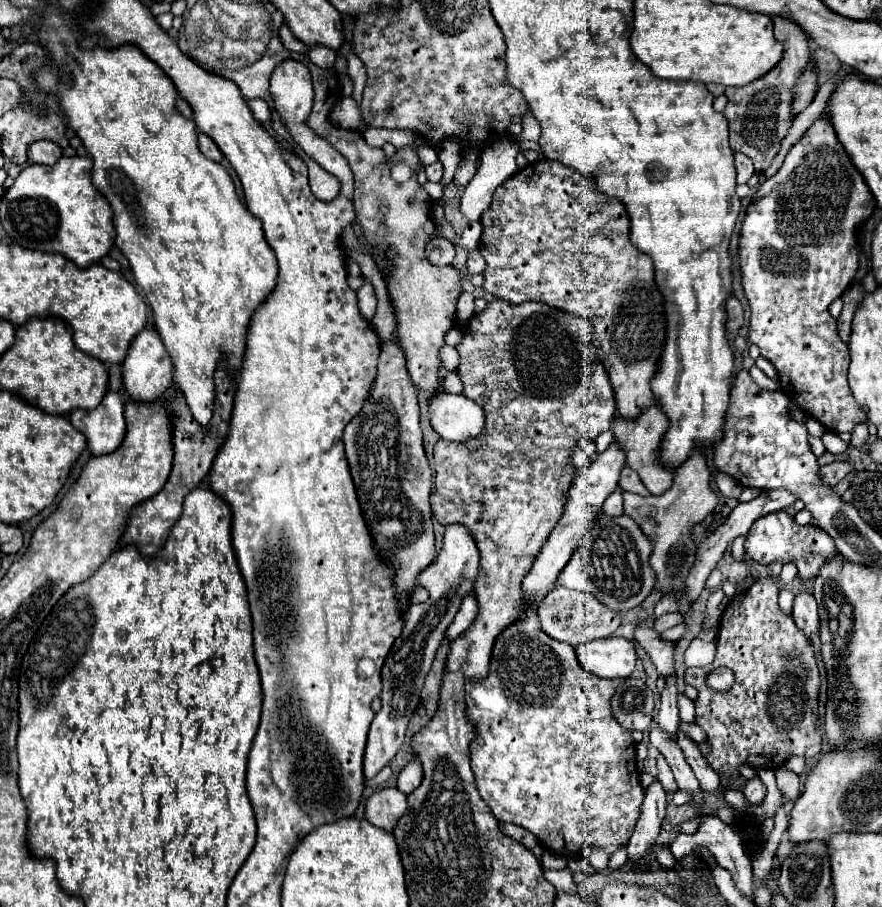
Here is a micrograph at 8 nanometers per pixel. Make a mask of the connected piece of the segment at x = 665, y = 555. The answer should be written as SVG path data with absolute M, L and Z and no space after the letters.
M701 447L693 449L689 459L681 463L675 471L675 481L669 491L663 495L649 495L641 497L635 493L623 493L625 499L625 515L637 521L637 525L643 529L643 533L653 543L651 553L651 567L657 573L657 587L663 593L677 591L679 597L679 613L687 615L691 611L691 605L683 597L683 581L689 573L689 569L695 563L695 539L693 539L693 527L701 523L707 515L711 515L719 503L717 493L709 487L709 467L707 457Z

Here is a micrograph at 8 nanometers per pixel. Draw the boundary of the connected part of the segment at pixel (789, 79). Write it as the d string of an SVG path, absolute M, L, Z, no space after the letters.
M773 19L773 27L775 27L775 37L785 45L785 55L781 59L781 63L773 71L769 71L767 75L763 75L761 79L749 83L745 87L727 87L725 89L729 103L723 109L723 115L729 121L731 149L745 153L755 165L755 173L763 173L771 165L773 157L779 151L779 141L787 135L787 131L793 123L791 89L793 89L797 77L801 75L803 67L809 63L809 39L801 31L801 27L797 27L797 23L789 23L787 19Z

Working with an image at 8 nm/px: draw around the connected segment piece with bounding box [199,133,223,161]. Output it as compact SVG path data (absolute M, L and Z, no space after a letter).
M199 133L199 149L213 161L221 161L221 151L217 149L217 145L213 143L213 139L209 139L205 133Z

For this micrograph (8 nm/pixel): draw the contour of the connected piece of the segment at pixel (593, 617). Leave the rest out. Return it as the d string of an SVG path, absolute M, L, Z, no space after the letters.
M555 587L537 605L537 613L539 613L541 631L545 631L551 639L565 641L573 647L579 647L581 643L593 641L597 637L609 637L621 625L621 613L605 607L593 593L583 593L583 591L575 591L567 587Z

